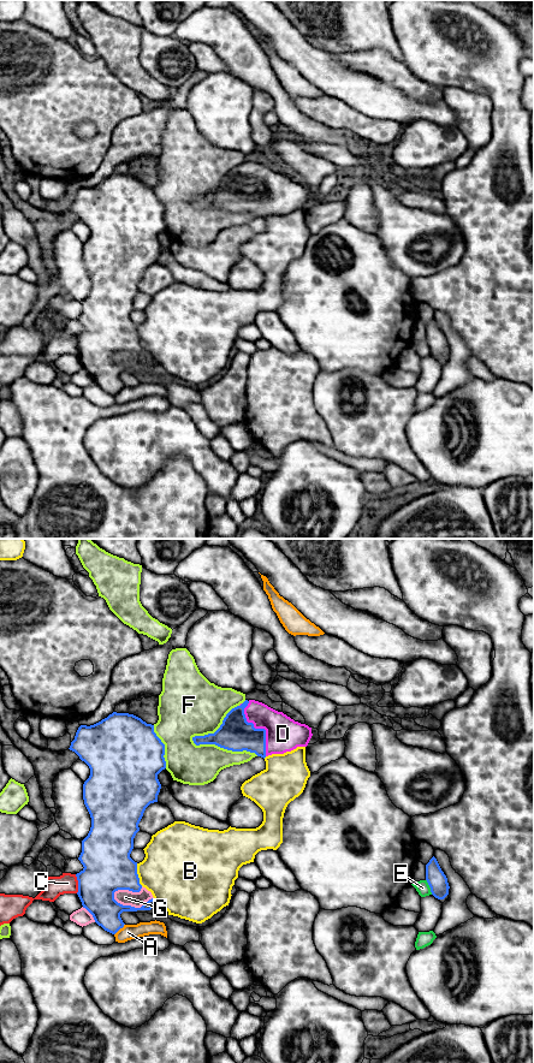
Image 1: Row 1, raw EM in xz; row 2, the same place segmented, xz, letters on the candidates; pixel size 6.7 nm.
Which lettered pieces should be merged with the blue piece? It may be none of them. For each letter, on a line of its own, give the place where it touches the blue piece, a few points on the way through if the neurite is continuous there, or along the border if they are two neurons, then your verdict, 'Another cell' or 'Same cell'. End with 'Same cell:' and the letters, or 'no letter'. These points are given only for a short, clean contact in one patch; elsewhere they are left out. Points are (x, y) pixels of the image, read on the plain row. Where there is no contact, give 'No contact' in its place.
A: Touches blue at xz (119, 390). Another cell
B: Touches blue at xz (137, 336). Another cell
C: Touches blue at xz (78, 345). Another cell
D: Touches blue at xz (259, 190). Same cell
E: Touches blue at xz (429, 348). Boundary: xz (426, 340), (432, 355). Another cell
F: Touches blue at xz (224, 209). Another cell
G: Touches blue at xz (130, 367). Another cell
Same cell: D

